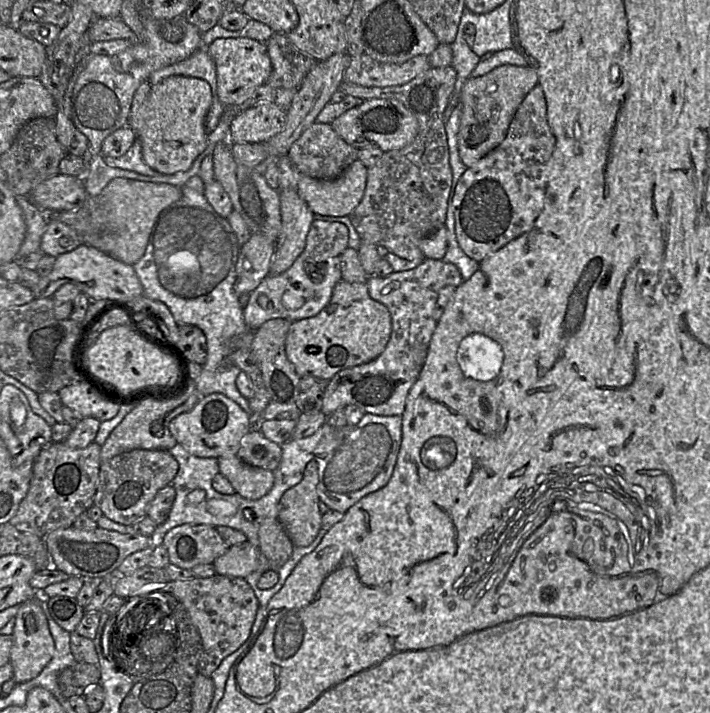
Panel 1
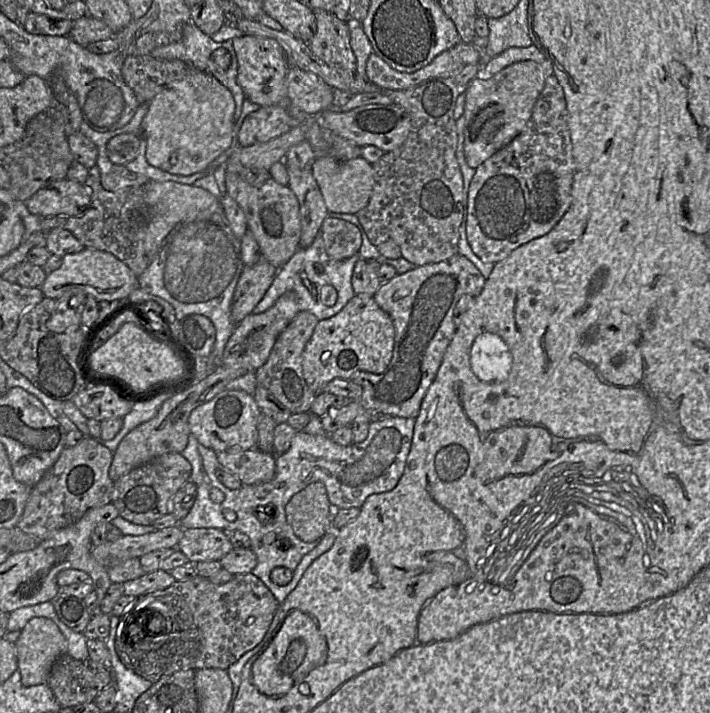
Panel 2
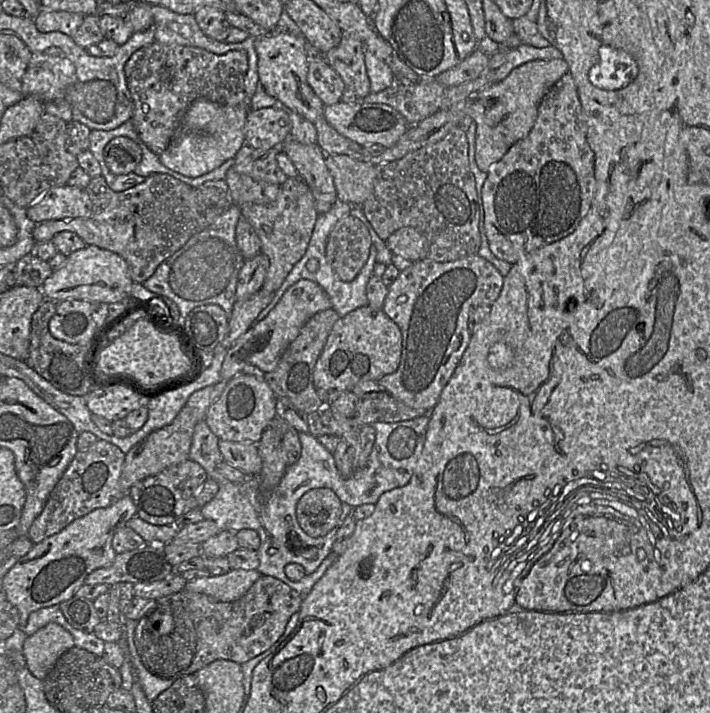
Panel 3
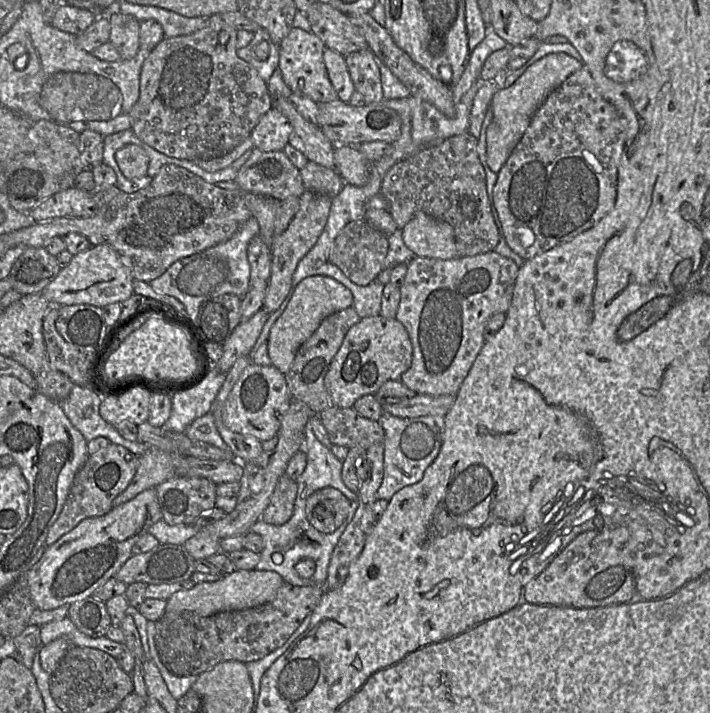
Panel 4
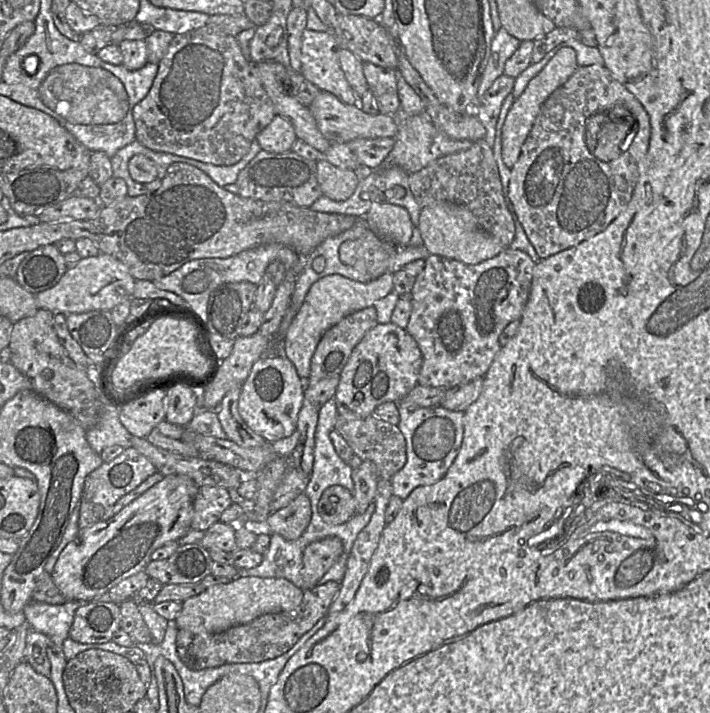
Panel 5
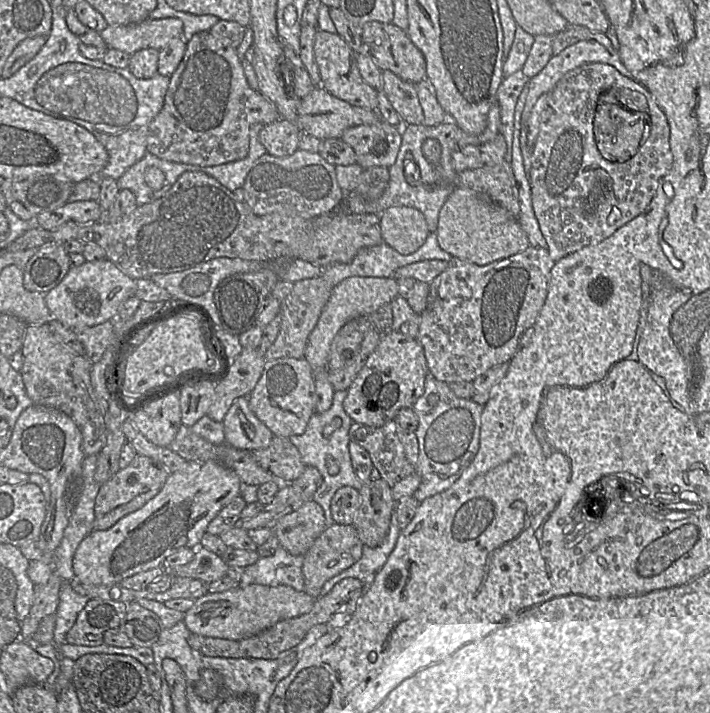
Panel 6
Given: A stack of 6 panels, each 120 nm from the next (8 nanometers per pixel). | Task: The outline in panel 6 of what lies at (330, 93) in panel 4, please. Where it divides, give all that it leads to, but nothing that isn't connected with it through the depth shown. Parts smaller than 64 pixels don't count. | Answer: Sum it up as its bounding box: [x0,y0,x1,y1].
[313,30,378,111]

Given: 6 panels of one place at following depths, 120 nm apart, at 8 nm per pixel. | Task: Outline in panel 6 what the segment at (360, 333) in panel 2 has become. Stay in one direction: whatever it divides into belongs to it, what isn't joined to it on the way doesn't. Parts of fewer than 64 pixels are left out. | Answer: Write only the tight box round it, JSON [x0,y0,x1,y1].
[343,330,429,427]

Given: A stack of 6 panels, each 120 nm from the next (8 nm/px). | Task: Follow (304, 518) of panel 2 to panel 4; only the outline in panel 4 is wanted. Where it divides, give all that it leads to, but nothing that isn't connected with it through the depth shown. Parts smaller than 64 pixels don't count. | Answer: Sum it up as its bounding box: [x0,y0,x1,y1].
[306,486,350,533]

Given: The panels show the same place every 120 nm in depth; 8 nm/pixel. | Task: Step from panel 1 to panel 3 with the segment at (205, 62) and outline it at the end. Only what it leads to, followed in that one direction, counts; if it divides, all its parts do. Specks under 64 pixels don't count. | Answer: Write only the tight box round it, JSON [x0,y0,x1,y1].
[151,5,261,105]

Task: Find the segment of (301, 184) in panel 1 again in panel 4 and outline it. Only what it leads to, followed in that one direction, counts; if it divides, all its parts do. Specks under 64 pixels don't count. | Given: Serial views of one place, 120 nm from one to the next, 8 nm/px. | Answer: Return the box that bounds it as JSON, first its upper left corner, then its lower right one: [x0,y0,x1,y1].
[334,146,370,186]

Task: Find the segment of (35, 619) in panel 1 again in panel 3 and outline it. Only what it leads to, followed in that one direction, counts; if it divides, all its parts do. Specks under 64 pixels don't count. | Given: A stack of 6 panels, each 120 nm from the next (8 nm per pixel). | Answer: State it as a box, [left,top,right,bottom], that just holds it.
[22,623,73,681]

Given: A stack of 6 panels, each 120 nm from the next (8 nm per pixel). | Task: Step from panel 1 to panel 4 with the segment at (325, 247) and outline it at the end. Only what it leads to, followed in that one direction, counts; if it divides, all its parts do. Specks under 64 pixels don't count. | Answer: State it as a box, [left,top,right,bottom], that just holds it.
[330,219,389,286]

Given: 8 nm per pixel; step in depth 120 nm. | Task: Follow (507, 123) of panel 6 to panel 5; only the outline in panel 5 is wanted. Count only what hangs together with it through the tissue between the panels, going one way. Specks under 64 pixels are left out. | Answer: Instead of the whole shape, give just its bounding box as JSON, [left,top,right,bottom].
[474,75,515,192]

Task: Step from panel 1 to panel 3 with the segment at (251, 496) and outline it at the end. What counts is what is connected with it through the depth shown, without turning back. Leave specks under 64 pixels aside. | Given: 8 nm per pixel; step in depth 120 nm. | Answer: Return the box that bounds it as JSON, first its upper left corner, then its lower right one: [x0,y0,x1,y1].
[218,440,262,476]

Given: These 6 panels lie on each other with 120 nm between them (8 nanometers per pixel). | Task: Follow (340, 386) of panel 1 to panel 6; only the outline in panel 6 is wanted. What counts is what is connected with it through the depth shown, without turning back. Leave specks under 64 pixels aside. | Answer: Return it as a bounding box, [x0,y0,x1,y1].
[416,246,555,384]

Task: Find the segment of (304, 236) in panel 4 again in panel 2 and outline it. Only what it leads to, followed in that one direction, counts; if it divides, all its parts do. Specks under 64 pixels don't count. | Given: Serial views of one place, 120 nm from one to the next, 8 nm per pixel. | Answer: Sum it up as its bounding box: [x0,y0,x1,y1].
[225,171,300,269]

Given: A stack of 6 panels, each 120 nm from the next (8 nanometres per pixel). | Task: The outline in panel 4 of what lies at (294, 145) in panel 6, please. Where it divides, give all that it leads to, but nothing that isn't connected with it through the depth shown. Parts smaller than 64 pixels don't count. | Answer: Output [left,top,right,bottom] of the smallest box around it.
[250,108,291,152]

